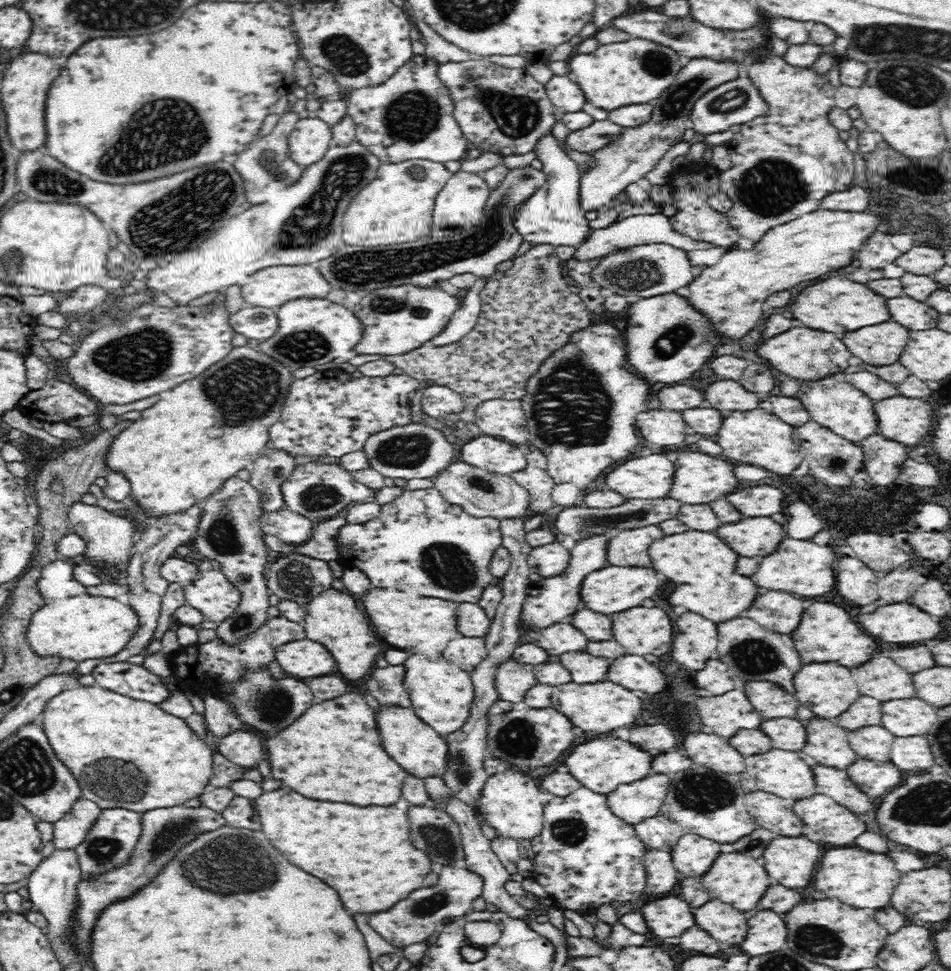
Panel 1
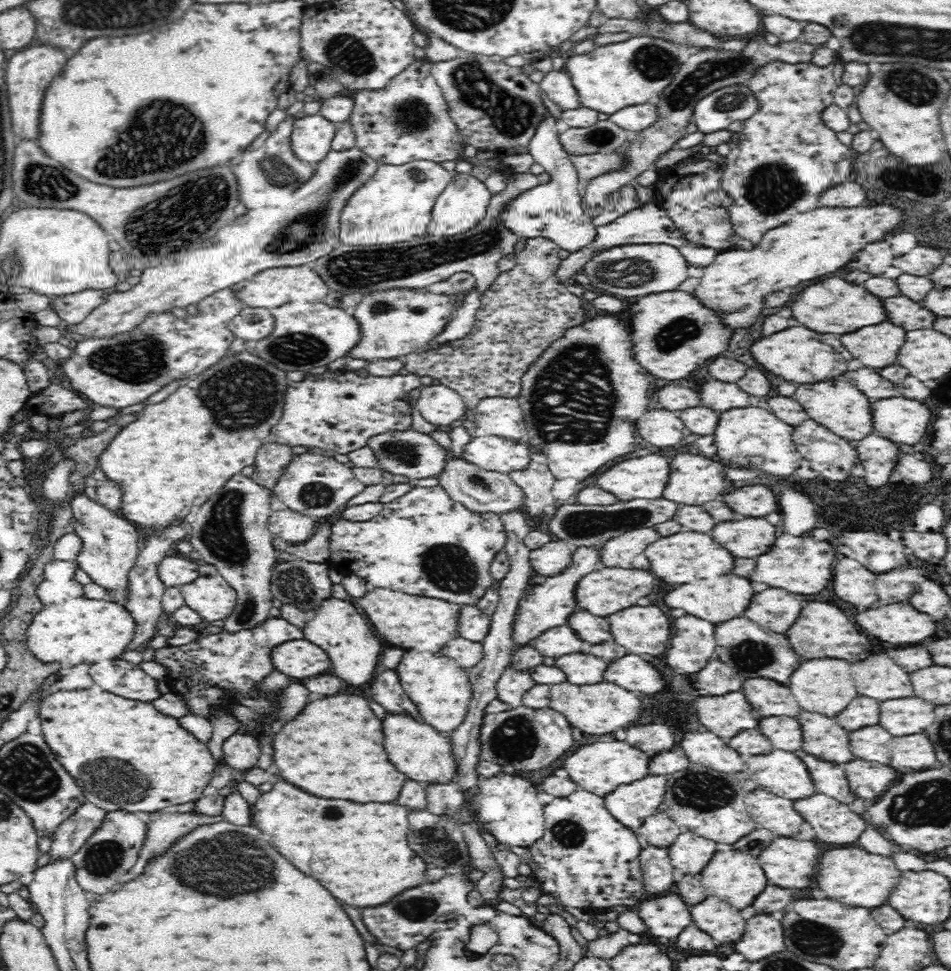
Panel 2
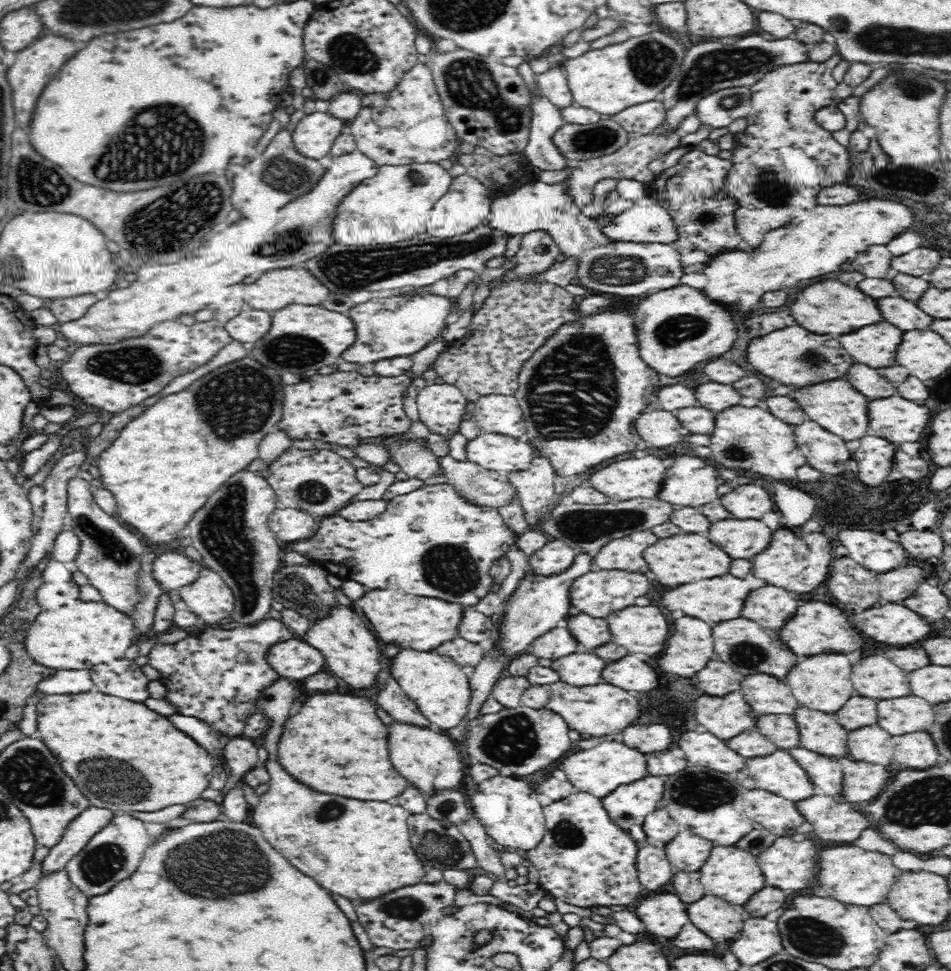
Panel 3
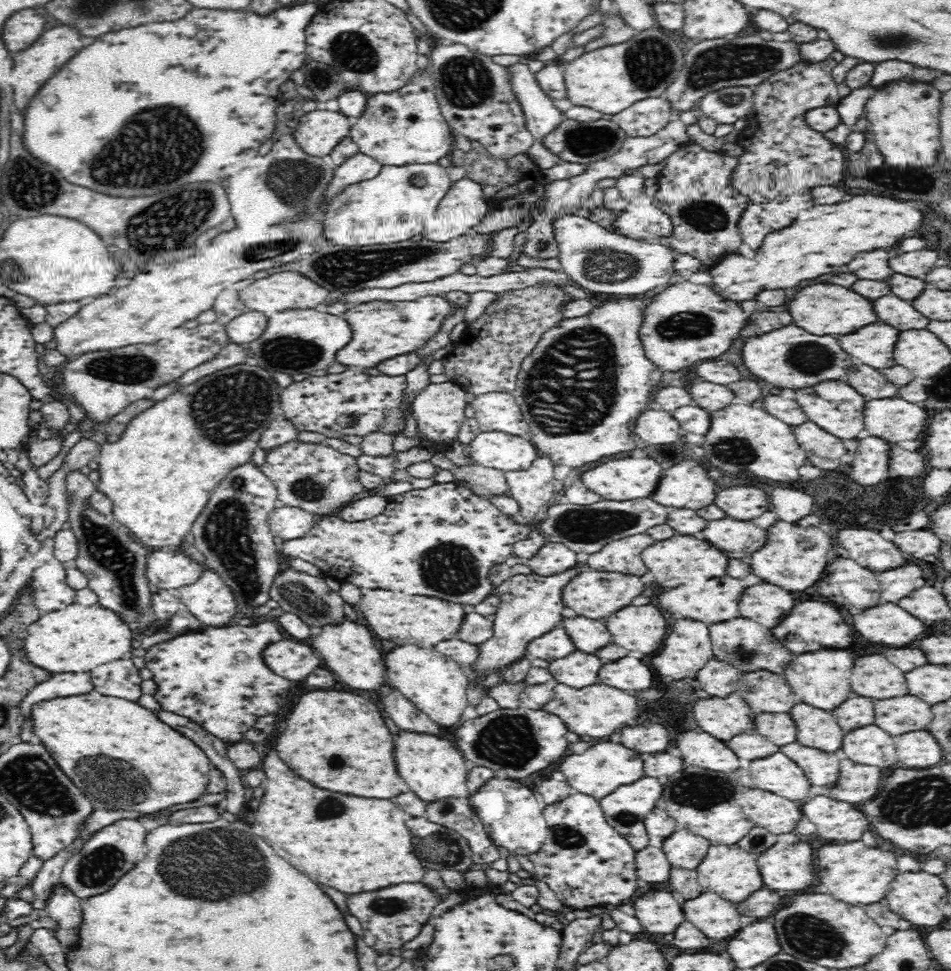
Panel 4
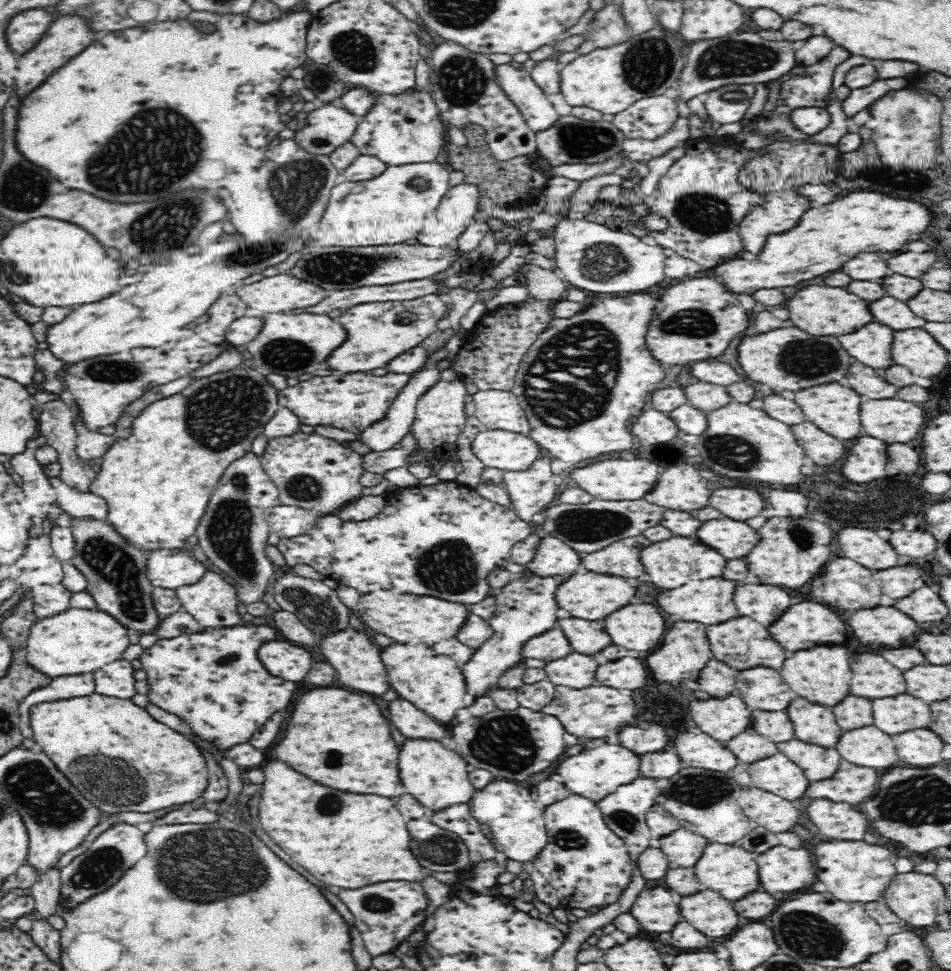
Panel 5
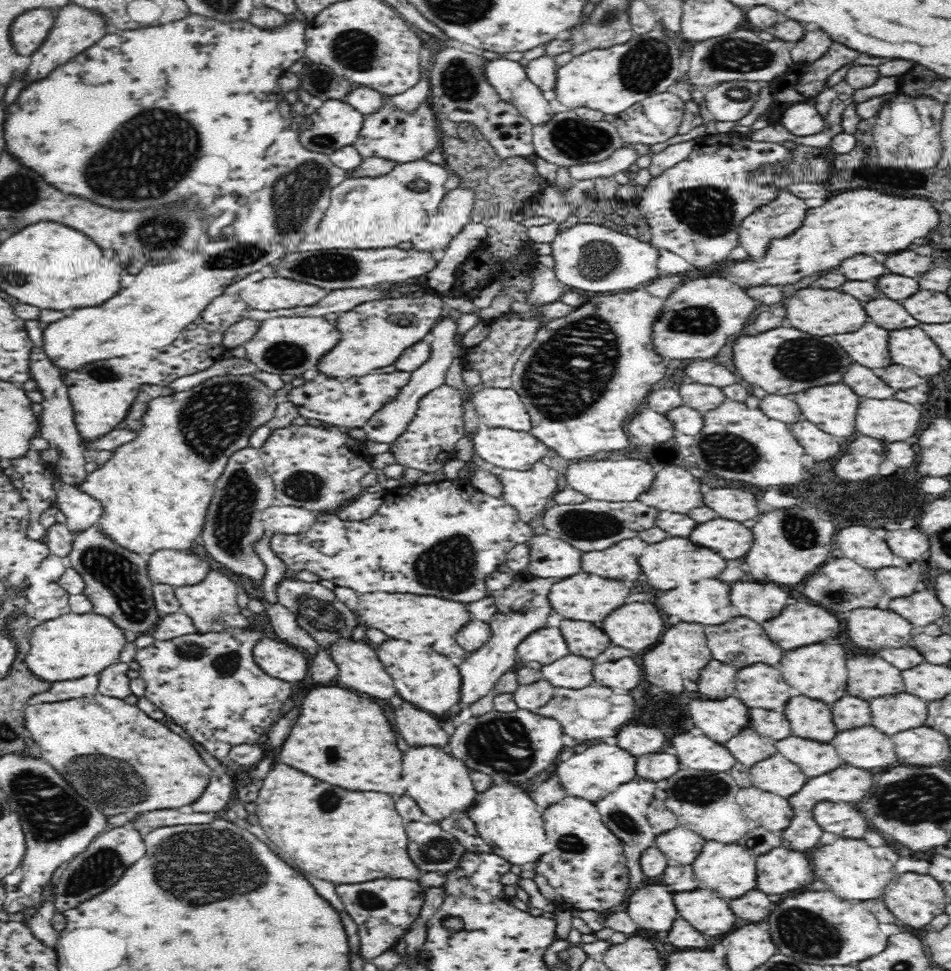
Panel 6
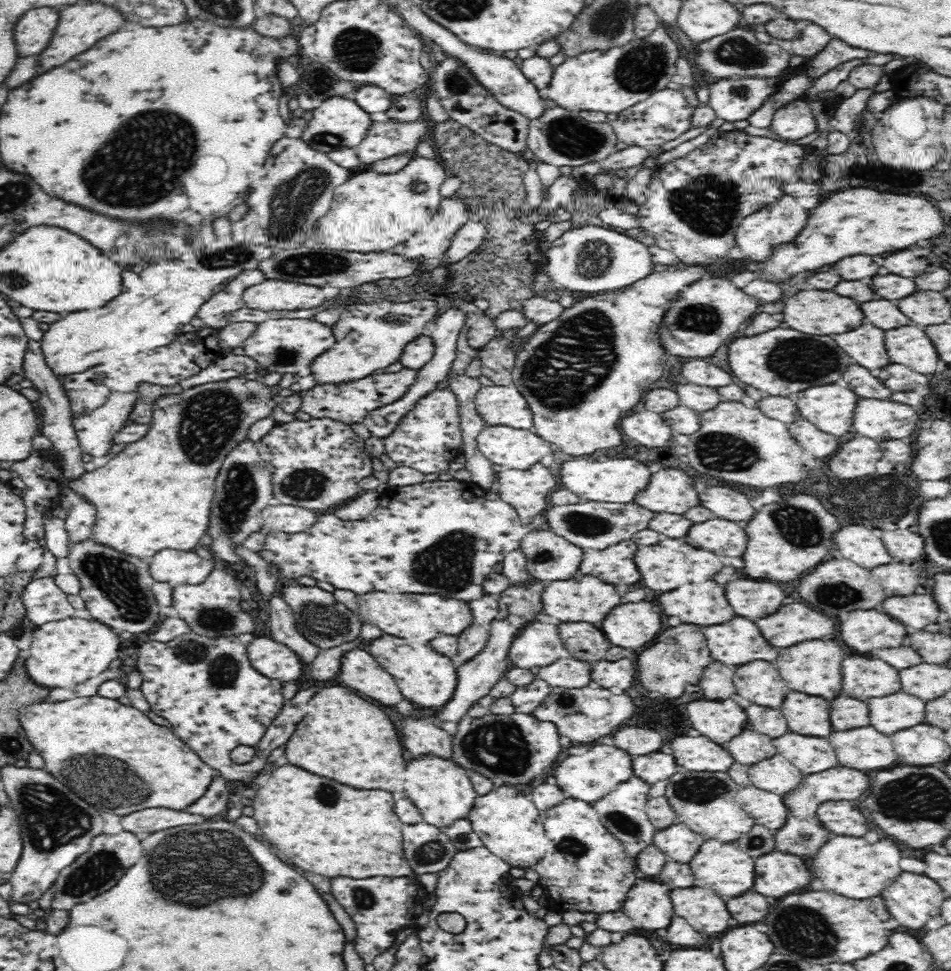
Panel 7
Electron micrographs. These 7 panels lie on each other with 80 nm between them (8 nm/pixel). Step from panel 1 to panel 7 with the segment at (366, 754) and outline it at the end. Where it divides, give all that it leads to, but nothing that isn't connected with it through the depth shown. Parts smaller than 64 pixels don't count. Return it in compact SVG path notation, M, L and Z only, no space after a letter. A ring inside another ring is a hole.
M338 686L318 690L308 706L308 716L298 724L284 748L290 764L356 790L405 790L405 785L392 788L396 784L400 786L400 776L406 766L400 738L382 708L364 702L364 698L356 696L352 690L348 694L348 690Z

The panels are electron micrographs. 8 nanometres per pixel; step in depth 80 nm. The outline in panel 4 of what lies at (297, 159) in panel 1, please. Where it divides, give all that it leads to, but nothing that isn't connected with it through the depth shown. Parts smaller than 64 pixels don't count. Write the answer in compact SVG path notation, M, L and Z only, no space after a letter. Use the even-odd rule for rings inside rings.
M331 105L321 106L299 118L293 137L300 149L322 158L348 134L353 121L340 115Z

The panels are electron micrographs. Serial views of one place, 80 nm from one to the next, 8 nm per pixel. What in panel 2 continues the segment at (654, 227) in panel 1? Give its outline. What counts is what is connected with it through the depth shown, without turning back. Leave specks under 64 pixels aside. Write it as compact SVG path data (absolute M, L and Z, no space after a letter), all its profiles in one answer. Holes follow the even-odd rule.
M655 200L626 212L610 223L596 226L595 229L597 233L592 242L571 252L566 259L561 260L560 268L558 268L560 281L564 281L564 283L575 281L577 270L590 262L594 256L598 256L600 252L606 252L610 248L619 248L620 246L626 246L626 244L669 244L679 249L690 246L694 248L700 247L700 244L692 243L692 241L688 241L684 237L667 215L667 211L658 205Z

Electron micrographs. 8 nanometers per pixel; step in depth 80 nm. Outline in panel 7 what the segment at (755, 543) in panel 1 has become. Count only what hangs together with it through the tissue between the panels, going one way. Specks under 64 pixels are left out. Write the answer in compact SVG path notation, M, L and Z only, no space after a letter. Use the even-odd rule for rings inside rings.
M710 520L694 524L688 532L688 542L696 548L712 550L720 556L740 558L748 546L748 534L742 526L728 520Z

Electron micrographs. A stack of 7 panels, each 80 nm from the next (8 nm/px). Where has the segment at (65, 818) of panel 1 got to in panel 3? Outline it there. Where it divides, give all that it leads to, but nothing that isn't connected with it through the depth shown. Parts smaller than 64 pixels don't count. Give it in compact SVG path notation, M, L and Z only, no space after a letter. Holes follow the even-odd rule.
M94 805L82 809L82 812L79 812L78 816L72 818L65 826L60 840L49 848L48 855L42 863L42 874L66 867L67 862L110 822L114 814L107 808Z

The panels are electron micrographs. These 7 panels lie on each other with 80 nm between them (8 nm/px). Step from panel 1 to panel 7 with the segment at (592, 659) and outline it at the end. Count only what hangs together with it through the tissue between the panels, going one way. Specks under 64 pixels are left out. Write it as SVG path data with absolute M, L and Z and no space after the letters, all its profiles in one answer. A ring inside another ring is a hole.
M574 656L560 658L548 666L541 667L537 678L545 680L551 687L567 689L593 685L590 662L584 662Z

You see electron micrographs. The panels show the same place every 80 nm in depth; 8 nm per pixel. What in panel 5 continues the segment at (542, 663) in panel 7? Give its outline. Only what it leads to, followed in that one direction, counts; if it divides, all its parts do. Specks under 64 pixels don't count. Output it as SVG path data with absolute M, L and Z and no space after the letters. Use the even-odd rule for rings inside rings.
M559 626L540 634L540 636L531 638L523 646L524 659L533 658L543 660L546 663L565 658L573 652L570 640L566 638L566 634Z

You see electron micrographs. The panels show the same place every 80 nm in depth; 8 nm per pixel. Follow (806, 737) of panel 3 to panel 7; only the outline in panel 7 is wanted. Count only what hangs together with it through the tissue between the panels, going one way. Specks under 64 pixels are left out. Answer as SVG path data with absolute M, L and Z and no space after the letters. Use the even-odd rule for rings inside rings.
M791 691L780 706L789 726L789 732L806 737L828 738L835 730L830 724L830 704L822 698Z

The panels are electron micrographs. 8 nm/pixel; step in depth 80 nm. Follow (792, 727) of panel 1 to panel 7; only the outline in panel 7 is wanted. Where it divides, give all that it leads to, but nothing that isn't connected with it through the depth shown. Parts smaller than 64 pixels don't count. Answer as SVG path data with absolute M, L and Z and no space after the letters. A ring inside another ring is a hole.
M752 705L746 708L750 728L755 732L763 733L770 738L780 738L788 734L789 726L781 709L768 709L764 706Z

